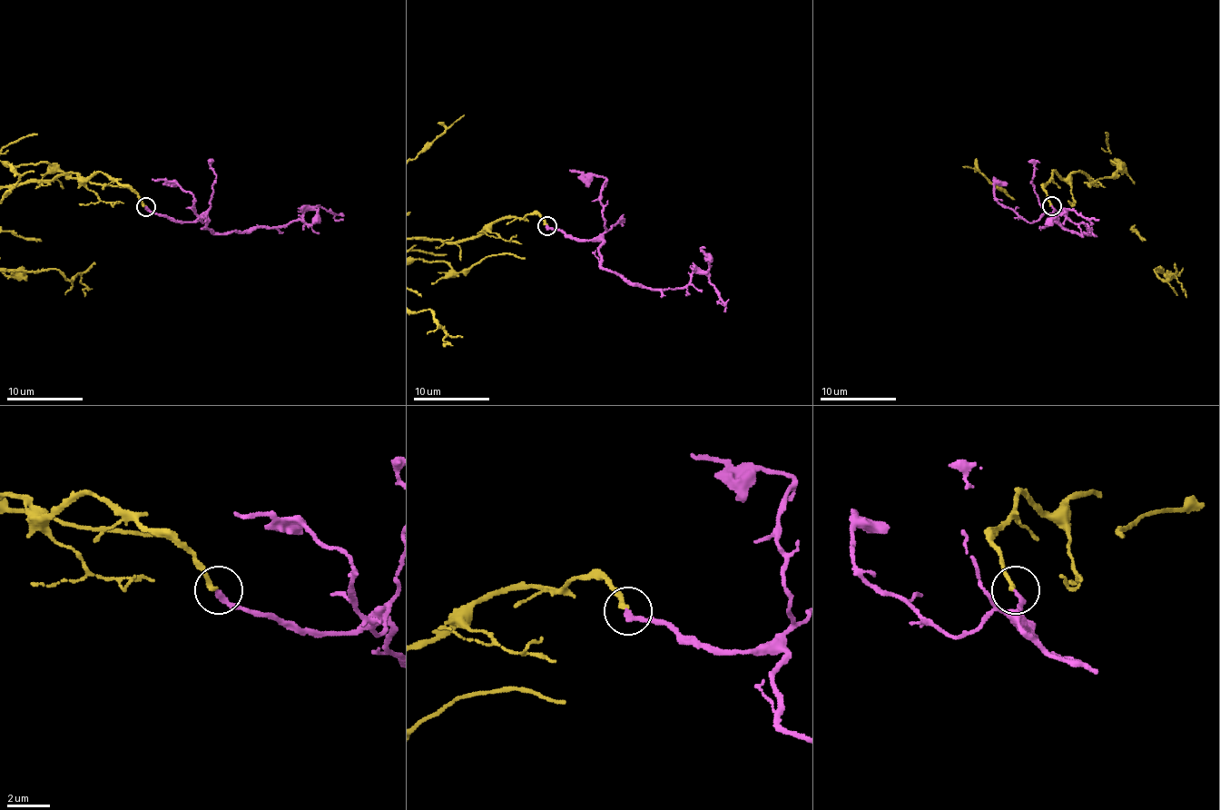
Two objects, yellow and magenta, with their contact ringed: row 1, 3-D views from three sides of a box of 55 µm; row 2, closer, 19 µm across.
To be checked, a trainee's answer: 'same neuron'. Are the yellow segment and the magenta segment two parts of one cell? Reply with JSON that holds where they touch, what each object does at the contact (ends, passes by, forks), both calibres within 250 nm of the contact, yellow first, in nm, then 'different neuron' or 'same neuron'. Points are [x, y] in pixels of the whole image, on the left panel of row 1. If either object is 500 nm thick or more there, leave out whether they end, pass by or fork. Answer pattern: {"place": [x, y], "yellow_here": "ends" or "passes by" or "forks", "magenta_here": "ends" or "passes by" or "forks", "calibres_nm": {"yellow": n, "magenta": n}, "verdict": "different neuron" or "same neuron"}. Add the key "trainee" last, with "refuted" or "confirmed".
{"place": [146, 206], "yellow_here": "ends", "magenta_here": "ends", "calibres_nm": {"yellow": 200, "magenta": 200}, "verdict": "same neuron", "trainee": "confirmed"}

